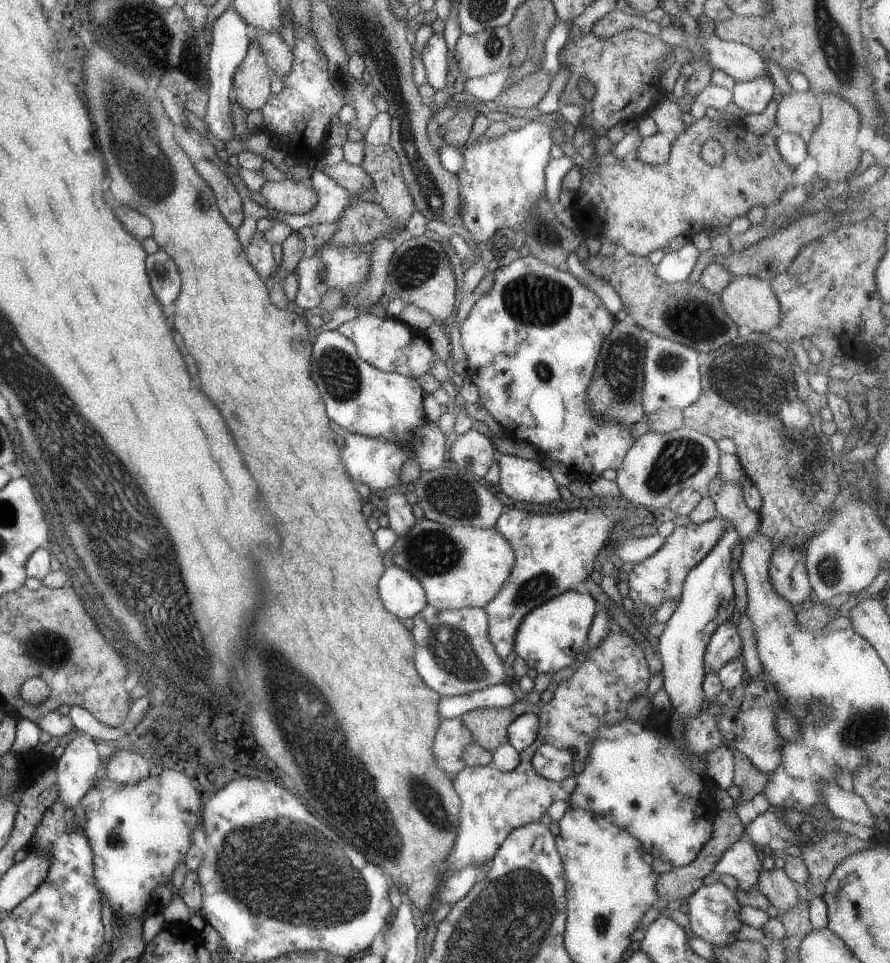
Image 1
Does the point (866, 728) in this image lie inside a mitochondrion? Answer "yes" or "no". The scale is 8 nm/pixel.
yes

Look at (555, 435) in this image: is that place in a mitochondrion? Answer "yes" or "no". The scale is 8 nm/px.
no

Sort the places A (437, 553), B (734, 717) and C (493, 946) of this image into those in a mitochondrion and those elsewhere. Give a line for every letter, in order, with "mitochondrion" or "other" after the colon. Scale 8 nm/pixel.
A: mitochondrion
B: other
C: mitochondrion

